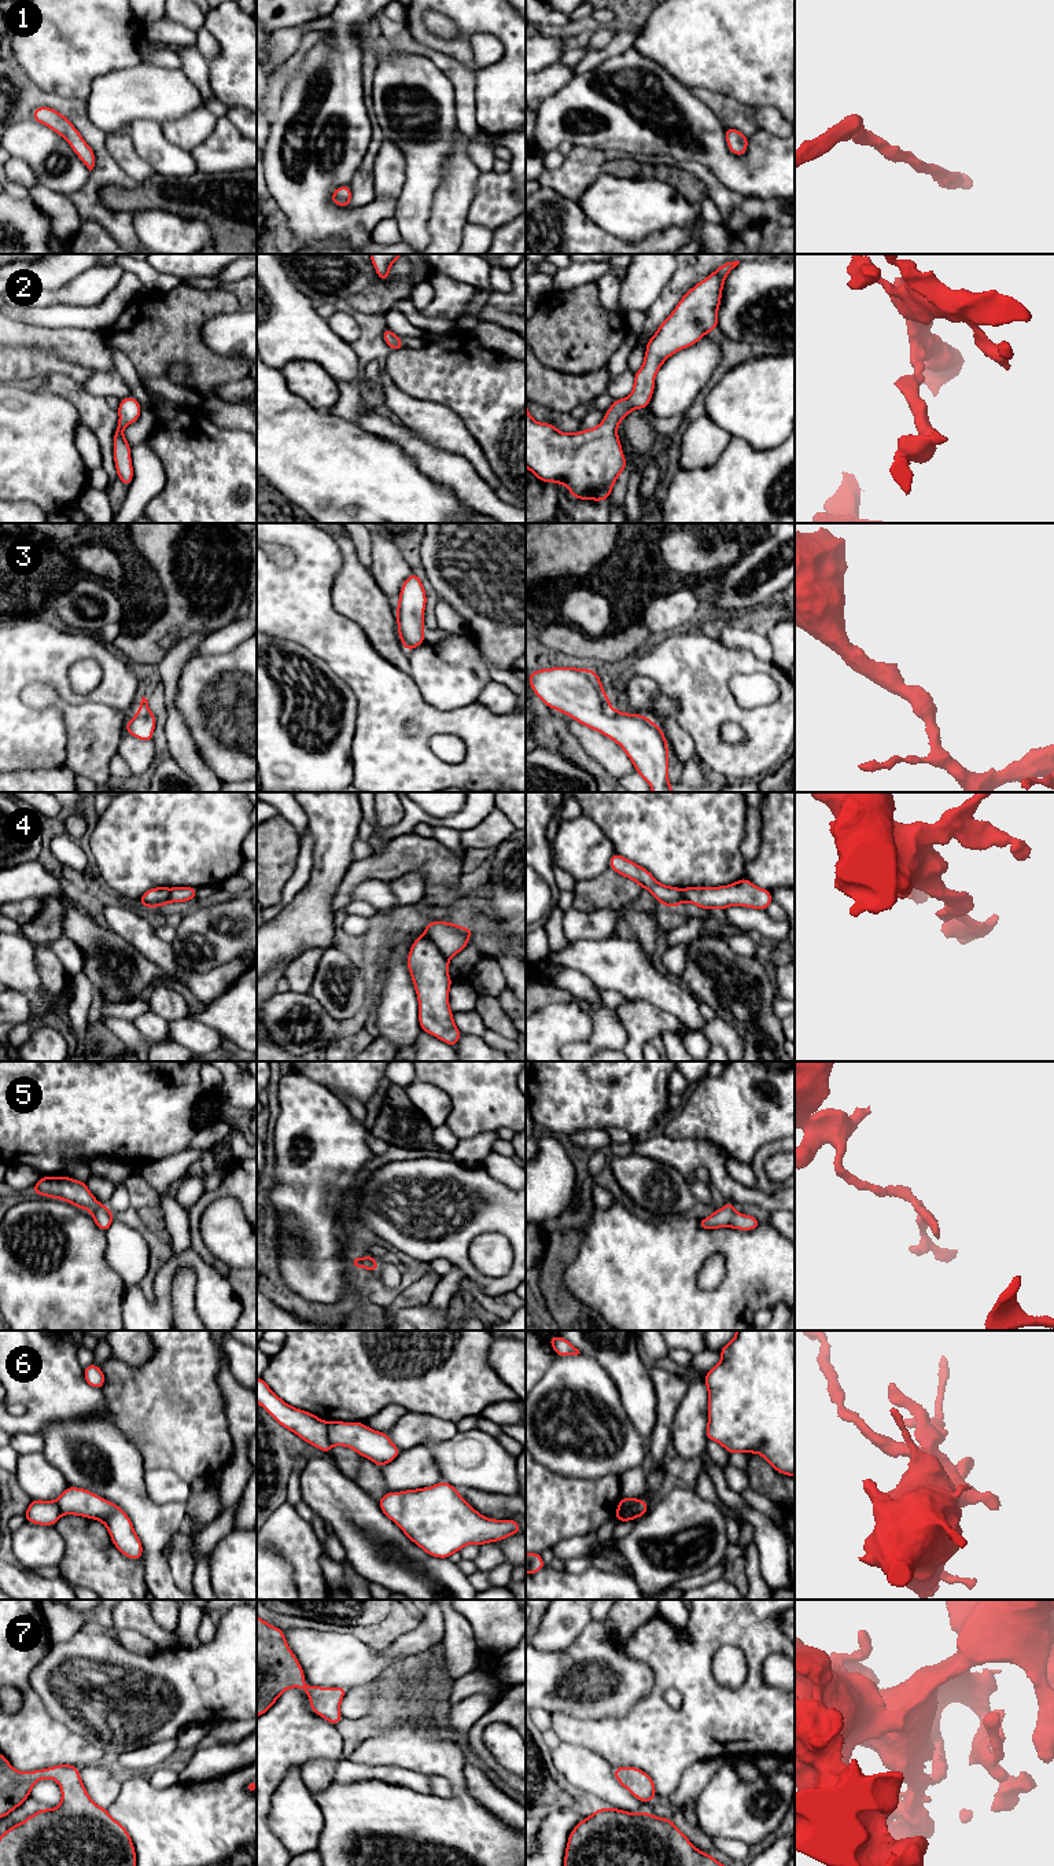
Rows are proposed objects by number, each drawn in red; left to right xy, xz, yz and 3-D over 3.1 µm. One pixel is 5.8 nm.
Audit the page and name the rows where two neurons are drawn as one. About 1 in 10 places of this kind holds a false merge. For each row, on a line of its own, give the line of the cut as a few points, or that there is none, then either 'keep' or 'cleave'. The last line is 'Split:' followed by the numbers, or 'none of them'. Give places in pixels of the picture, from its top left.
1: no cut | keep
2: no cut | keep
3: no cut | keep
4: xz (424, 934), (448, 959) | cleave
5: no cut | keep
6: yz (640, 1500), (630, 1506), (618, 1508) | cleave
7: no cut | keep
Split: 4, 6

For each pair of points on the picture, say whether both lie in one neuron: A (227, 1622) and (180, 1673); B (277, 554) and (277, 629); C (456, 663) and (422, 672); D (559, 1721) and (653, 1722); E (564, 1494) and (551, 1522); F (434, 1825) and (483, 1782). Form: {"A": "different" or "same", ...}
{"A": "same", "B": "different", "C": "same", "D": "same", "E": "same", "F": "different"}

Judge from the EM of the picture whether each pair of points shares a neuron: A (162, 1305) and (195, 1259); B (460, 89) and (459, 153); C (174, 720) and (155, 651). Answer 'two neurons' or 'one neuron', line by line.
A: one neuron
B: two neurons
C: two neurons

